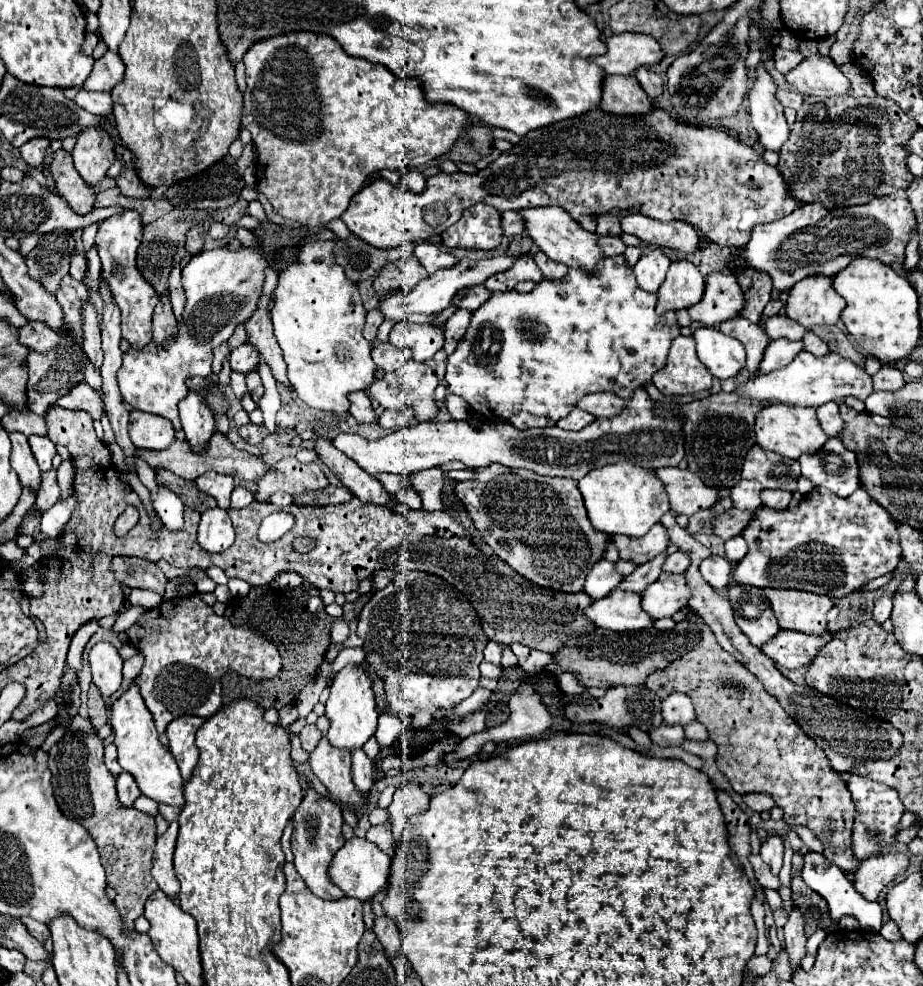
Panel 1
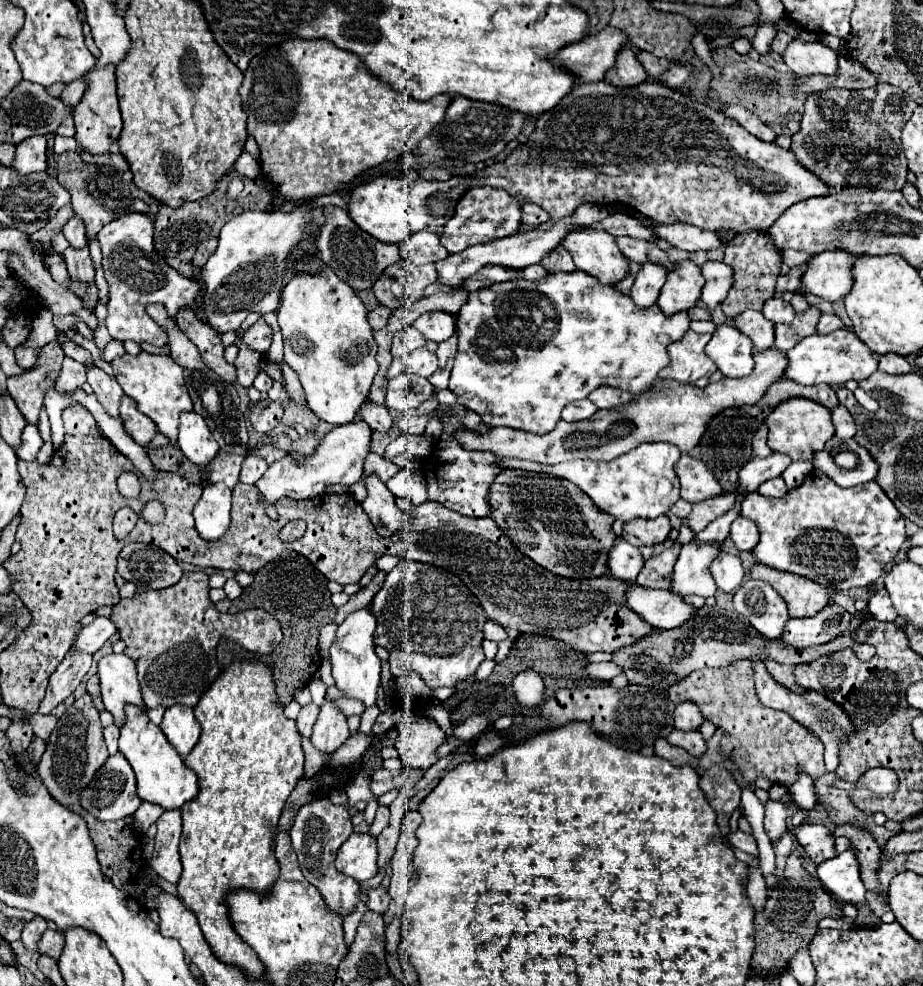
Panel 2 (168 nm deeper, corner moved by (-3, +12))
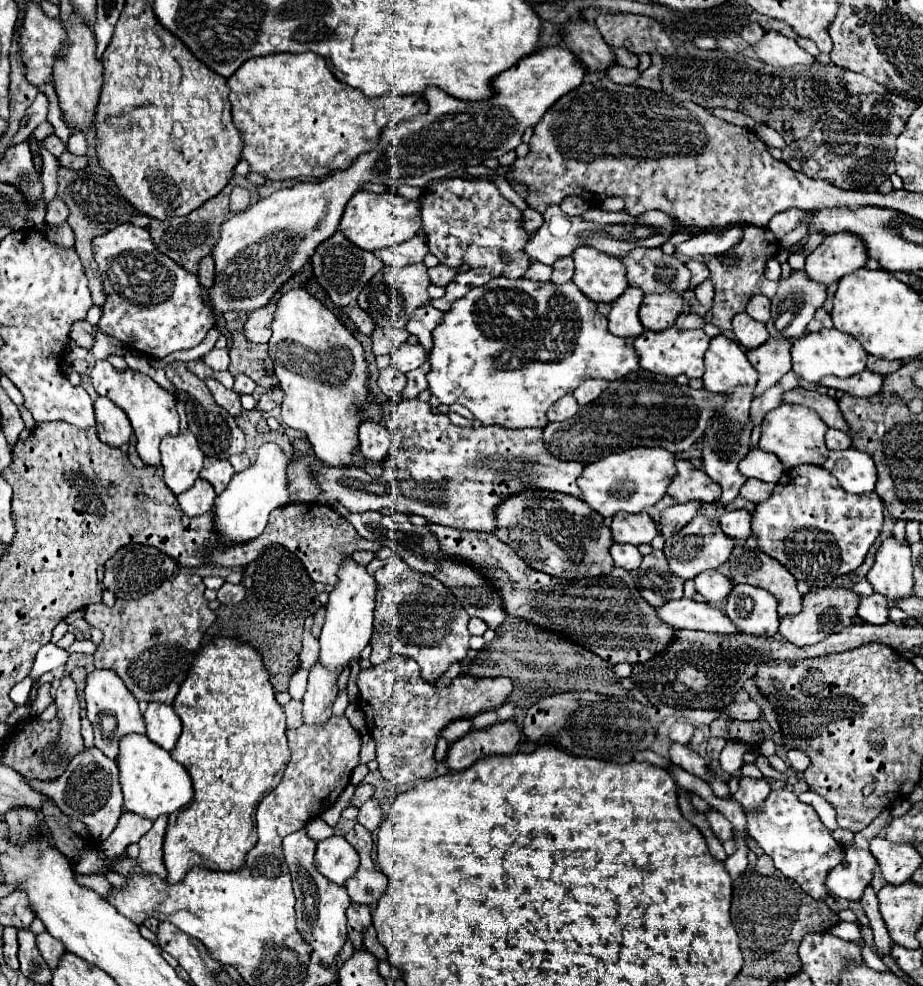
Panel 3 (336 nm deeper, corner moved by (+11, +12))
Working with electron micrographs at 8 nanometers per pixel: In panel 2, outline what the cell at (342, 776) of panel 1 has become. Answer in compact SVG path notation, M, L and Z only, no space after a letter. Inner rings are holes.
M324 700L324 704L320 706L320 716L314 724L314 732L310 736L314 748L332 756L348 738L350 730L346 716L338 708L334 708L330 700Z

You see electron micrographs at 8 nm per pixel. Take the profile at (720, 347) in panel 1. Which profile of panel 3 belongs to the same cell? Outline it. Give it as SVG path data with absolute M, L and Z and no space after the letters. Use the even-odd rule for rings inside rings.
M722 334L712 338L706 358L704 358L704 364L706 364L706 372L702 376L704 390L726 396L726 404L714 410L716 412L714 420L702 434L704 470L710 478L714 478L714 482L718 482L722 486L722 498L720 498L720 502L716 502L716 506L724 506L738 496L740 486L748 480L744 474L740 474L738 464L752 450L752 446L750 446L750 434L752 434L750 402L752 402L754 386L758 382L758 372L748 362L744 350L734 340L728 340Z

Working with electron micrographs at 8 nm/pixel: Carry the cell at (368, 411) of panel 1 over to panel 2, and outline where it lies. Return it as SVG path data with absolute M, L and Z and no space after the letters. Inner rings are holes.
M372 400L362 402L360 410L358 410L358 420L364 420L372 430L380 430L386 432L392 426L392 418L388 414L388 408L382 404L376 404Z

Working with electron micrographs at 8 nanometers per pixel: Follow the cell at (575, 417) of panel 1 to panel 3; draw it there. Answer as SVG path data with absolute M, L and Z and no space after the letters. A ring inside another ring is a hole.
M566 394L558 402L554 402L554 406L550 406L550 410L548 410L548 422L568 420L576 412L578 412L578 402L574 402L574 396L572 394Z

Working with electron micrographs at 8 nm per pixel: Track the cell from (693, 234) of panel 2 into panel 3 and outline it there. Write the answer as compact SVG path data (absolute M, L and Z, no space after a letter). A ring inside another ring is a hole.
M730 226L722 230L712 230L712 232L702 232L696 238L686 240L684 244L678 246L678 254L696 258L696 256L720 256L726 254L730 248L734 248L742 240L742 226Z

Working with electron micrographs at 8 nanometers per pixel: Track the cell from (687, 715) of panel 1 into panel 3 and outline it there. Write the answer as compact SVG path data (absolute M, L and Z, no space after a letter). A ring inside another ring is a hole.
M678 722L670 728L670 738L678 744L688 744L690 738L692 738L692 732L694 732L694 726L688 724L688 722Z

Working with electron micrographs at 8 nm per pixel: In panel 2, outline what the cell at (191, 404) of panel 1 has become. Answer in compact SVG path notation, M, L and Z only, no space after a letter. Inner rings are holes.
M194 410L180 414L180 432L176 444L186 458L190 458L202 470L206 470L208 462L218 454L218 442L214 440L204 418Z

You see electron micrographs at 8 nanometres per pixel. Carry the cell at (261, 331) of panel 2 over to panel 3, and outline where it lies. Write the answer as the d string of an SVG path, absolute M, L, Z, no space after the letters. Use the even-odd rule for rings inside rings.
M270 302L254 312L250 312L250 318L244 326L246 330L246 338L250 342L268 342L270 338L270 326L274 320L274 312L276 312L276 302Z

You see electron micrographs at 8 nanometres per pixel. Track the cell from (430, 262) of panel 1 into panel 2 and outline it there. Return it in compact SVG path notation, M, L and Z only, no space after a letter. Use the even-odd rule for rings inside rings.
M416 232L400 248L400 256L408 262L438 262L448 256L448 250L440 244L434 232Z

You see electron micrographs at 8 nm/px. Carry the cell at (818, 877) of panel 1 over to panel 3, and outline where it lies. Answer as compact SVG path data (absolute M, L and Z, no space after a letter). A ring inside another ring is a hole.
M848 842L846 858L838 868L830 872L830 878L826 880L826 886L830 888L830 894L858 902L872 882L872 872L876 868L876 860L868 850L854 848L854 842Z

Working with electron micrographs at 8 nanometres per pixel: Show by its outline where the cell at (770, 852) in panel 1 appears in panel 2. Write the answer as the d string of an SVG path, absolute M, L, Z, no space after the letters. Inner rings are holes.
M770 800L766 804L766 818L764 818L764 828L766 834L772 842L776 842L784 832L786 832L786 804L784 802L774 802Z

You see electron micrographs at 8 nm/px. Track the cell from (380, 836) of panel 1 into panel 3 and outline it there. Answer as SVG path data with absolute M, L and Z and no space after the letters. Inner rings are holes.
M376 798L366 800L366 802L362 804L362 808L358 810L358 822L360 822L366 830L370 830L370 832L374 832L374 830L380 826L382 816L384 816L384 812L382 812L382 806L380 806L380 802L378 802Z

